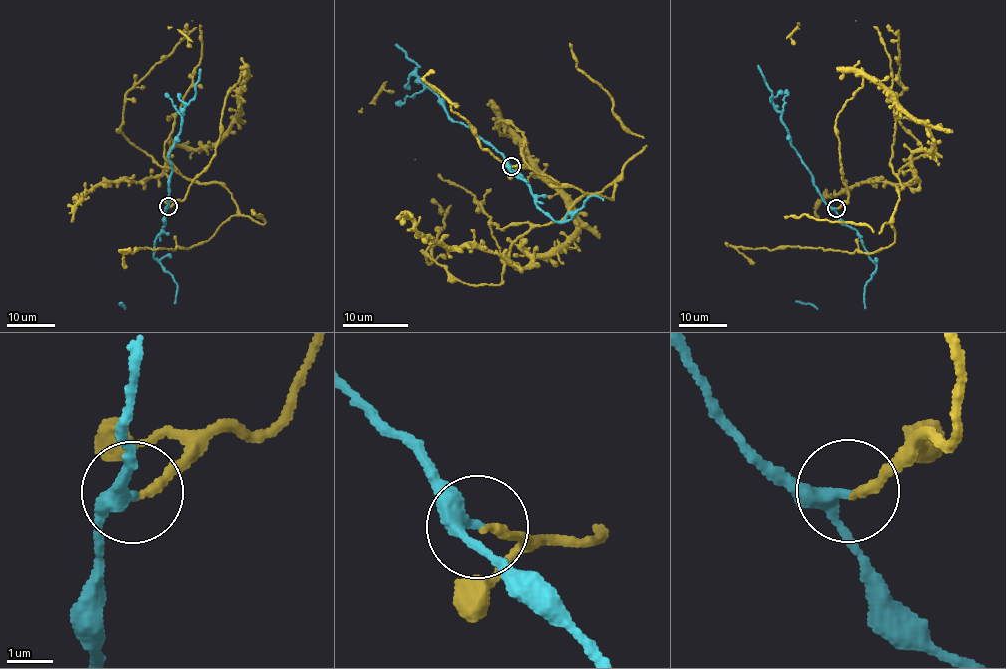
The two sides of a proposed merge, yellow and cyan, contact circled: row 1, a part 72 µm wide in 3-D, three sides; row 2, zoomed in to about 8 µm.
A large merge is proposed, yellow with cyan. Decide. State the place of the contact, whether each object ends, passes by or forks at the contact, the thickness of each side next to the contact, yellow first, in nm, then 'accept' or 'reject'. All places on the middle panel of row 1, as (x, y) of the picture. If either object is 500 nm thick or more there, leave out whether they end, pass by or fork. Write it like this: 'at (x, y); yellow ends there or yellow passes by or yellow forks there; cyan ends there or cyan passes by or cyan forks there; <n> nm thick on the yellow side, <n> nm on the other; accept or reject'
at (511, 166); yellow ends there; cyan passes by; 180 nm thick on the yellow side, 240 nm on the other; accept

